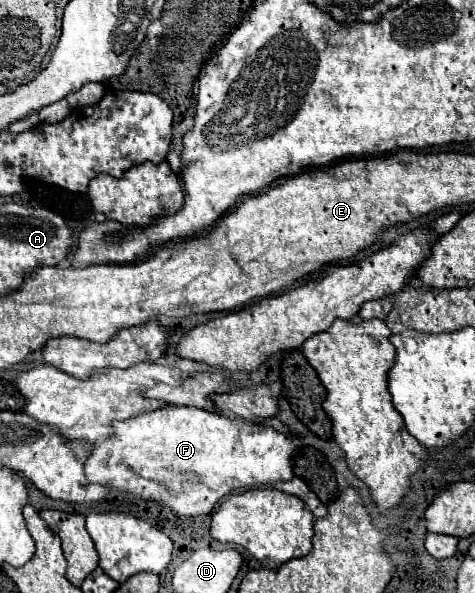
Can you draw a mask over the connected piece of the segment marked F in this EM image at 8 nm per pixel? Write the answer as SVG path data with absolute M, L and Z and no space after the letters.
M170 406L170 408L162 408L162 410L154 410L154 412L146 412L146 414L140 414L140 416L134 416L126 422L114 422L112 424L114 428L114 436L110 440L106 440L104 444L96 446L92 450L92 456L86 460L86 476L90 482L96 482L96 484L108 484L112 490L120 488L120 490L126 490L134 496L138 496L140 500L152 500L156 502L158 506L164 506L164 508L170 508L172 512L176 512L178 516L200 516L200 514L210 514L214 504L224 498L226 494L230 494L232 490L240 490L240 488L250 488L250 486L264 486L264 484L276 484L276 482L286 482L290 478L294 478L294 472L292 472L292 466L294 466L294 456L298 452L298 446L296 442L274 430L274 428L268 428L268 426L258 426L258 424L250 424L250 422L244 422L242 418L226 418L224 414L216 414L216 412L206 412L206 410L200 410L200 408L192 408L192 406Z

